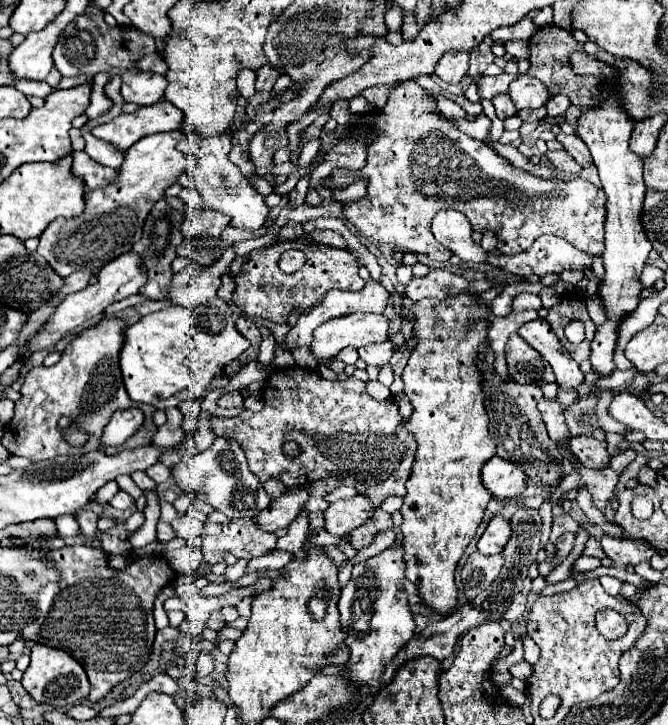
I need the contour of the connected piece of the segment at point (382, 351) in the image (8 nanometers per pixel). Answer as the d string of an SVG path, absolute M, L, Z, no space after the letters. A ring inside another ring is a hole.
M383 341L383 343L373 343L373 345L365 345L363 349L359 349L359 357L367 363L367 365L377 365L383 367L389 363L391 355L393 355L395 347L391 341Z

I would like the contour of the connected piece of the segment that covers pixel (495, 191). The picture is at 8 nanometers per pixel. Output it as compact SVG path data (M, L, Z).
M403 81L389 93L383 109L373 109L357 115L365 123L367 131L377 131L373 141L367 145L367 165L359 171L335 169L331 175L339 189L347 189L351 183L367 177L367 195L363 199L343 205L343 217L369 241L381 241L397 245L411 253L423 253L435 261L449 261L451 251L443 249L431 233L431 221L443 207L461 211L475 231L493 231L499 237L499 251L505 255L517 255L531 247L531 243L545 235L557 235L583 249L583 253L603 253L603 225L605 225L605 193L585 179L539 179L521 169L513 169L503 157L499 157L485 143L461 133L455 119L447 119L439 109L437 101L417 81Z

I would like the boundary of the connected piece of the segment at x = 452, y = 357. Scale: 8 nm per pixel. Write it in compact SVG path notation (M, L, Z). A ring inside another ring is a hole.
M457 293L455 297L411 301L403 295L401 319L415 315L413 333L417 333L417 345L409 355L409 363L403 371L405 395L413 405L411 417L405 419L407 431L417 441L417 453L411 469L411 477L405 483L407 495L403 497L403 543L405 543L405 575L419 587L419 597L437 613L451 613L457 603L455 567L465 547L475 537L477 525L483 519L491 493L481 485L481 465L495 455L495 443L489 435L489 417L485 411L483 371L477 367L479 349L487 345L487 329L491 325L491 307L479 301L477 293Z

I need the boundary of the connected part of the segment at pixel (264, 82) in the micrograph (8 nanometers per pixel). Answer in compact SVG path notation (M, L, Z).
M267 63L267 65L263 65L263 67L257 71L257 83L255 83L255 87L257 87L259 91L271 91L273 85L275 85L275 81L279 79L279 75L281 75L281 71L279 71L279 69L275 71L275 67Z

